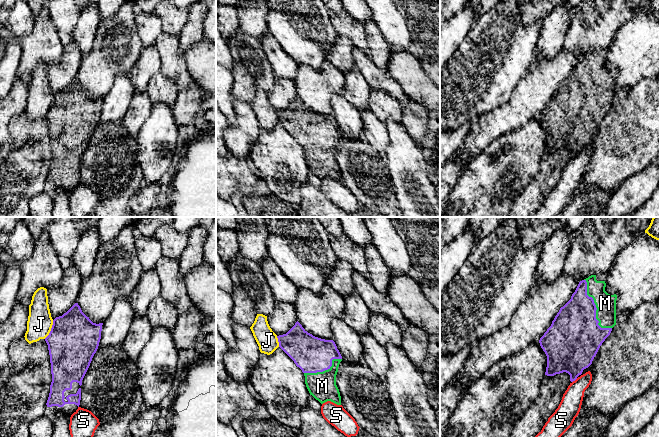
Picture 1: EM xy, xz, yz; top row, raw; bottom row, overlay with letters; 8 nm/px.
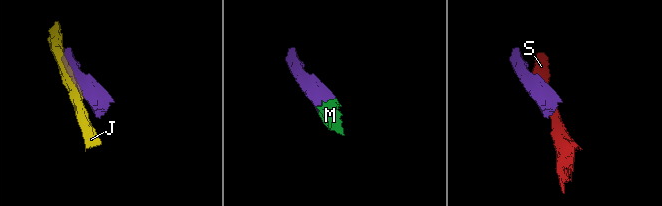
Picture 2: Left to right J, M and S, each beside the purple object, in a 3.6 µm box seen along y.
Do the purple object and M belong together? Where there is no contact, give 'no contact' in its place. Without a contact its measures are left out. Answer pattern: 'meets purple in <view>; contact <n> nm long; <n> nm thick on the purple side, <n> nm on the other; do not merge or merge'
meets purple in yz; contact 460 nm long; 380 nm thick on the purple side, 160 nm on the other; merge

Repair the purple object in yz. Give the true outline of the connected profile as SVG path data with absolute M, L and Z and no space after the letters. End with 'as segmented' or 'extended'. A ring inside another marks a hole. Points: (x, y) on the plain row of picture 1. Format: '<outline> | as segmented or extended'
M591 51L579 58L571 75L560 84L551 102L539 116L547 132L545 151L566 148L573 158L592 140L600 122L616 101L617 71L608 70L605 63L605 57L597 57L596 51Z | extended

